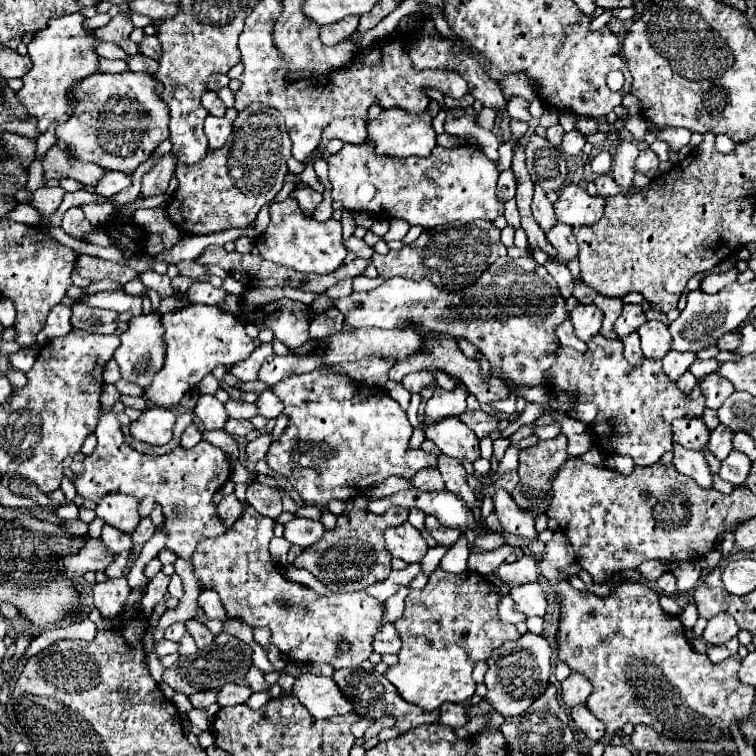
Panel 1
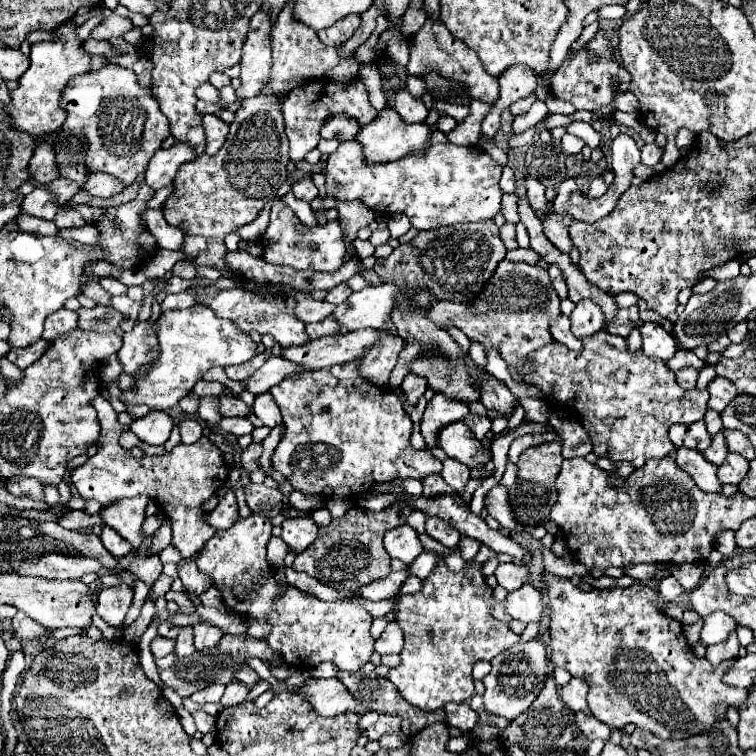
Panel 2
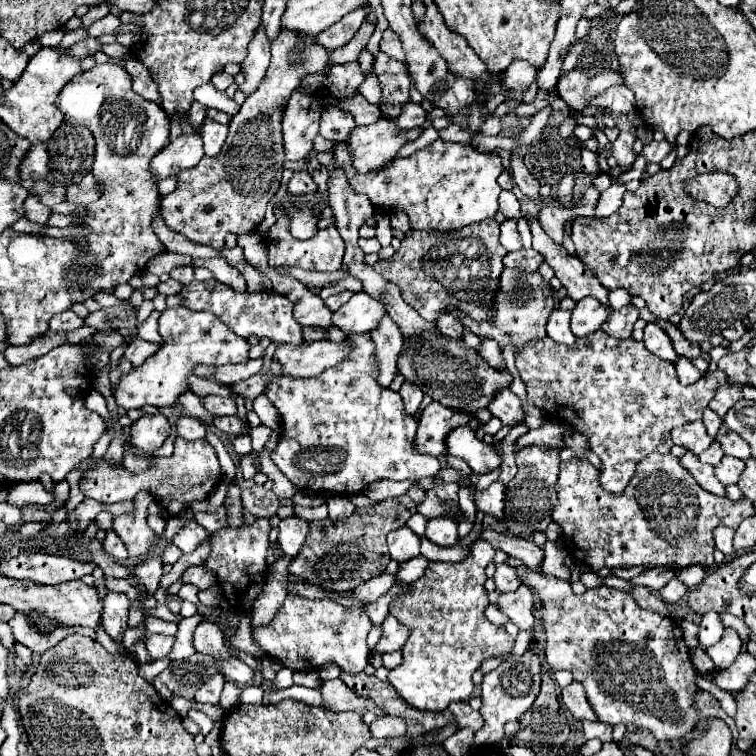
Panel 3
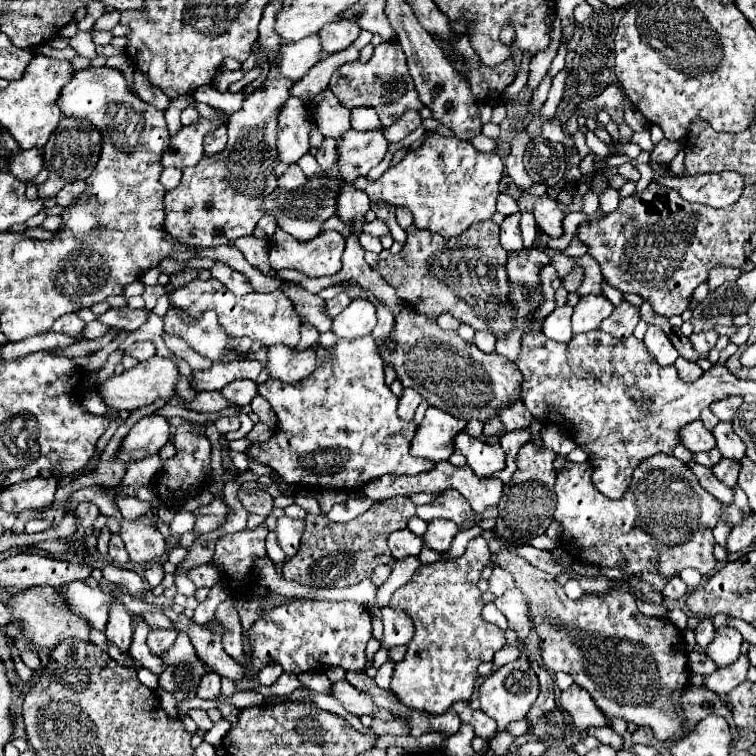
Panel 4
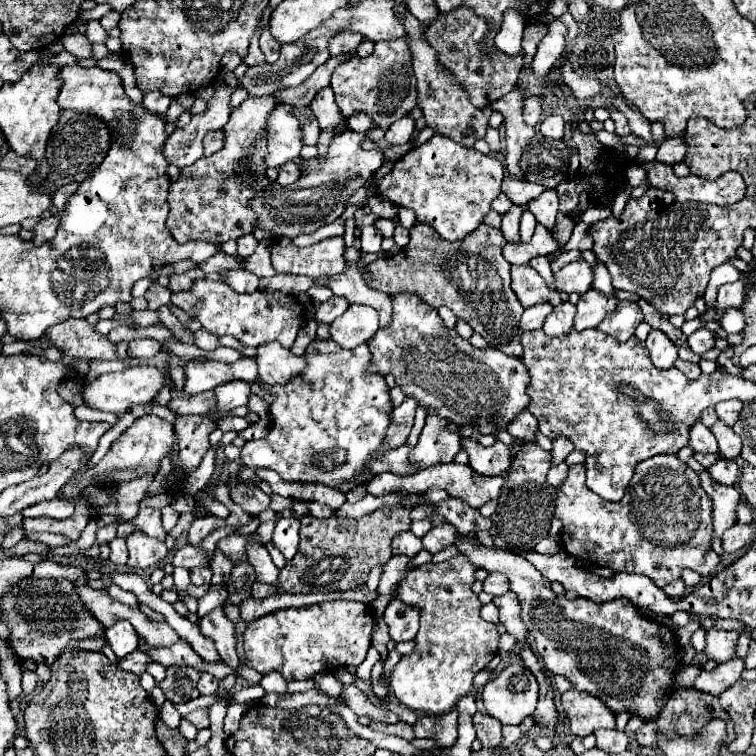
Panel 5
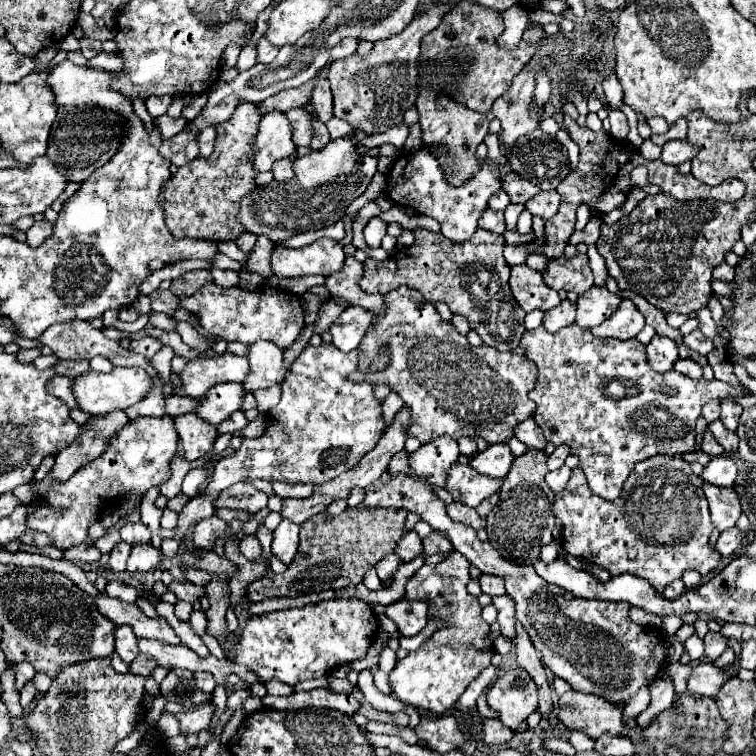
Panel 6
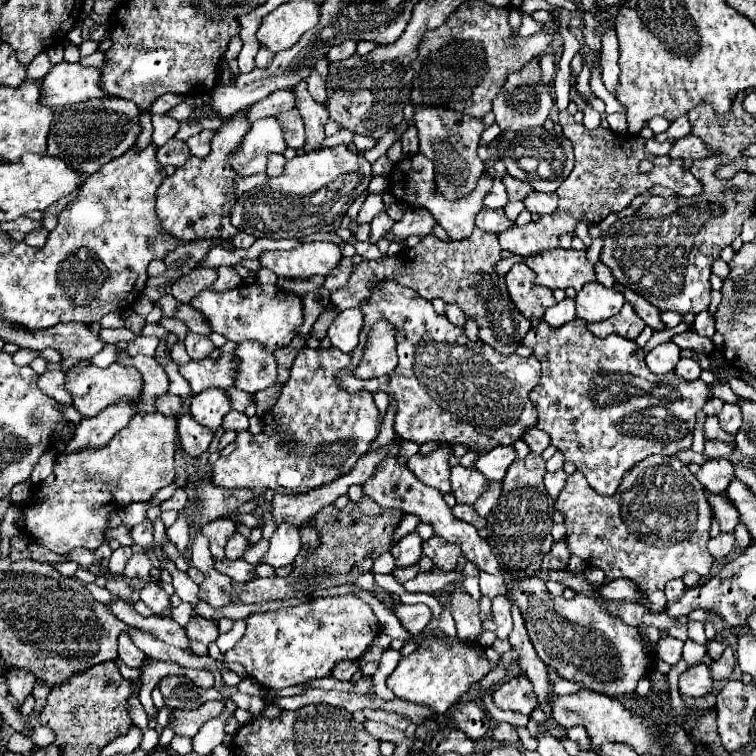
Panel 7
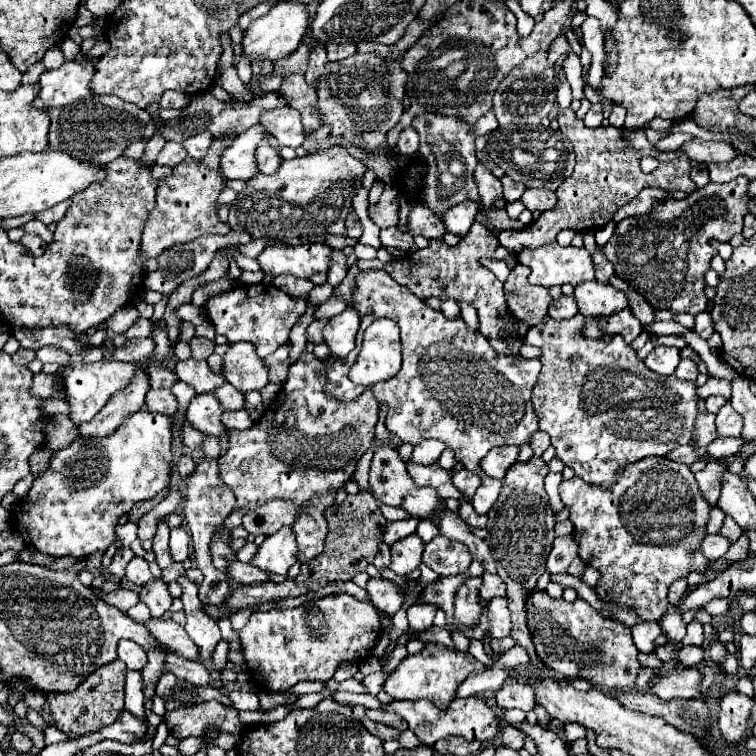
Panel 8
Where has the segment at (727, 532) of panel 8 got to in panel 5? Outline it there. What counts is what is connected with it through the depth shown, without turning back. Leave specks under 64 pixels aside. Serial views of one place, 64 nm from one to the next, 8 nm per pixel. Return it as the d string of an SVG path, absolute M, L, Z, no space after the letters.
M704 470L700 474L702 488L712 500L712 520L714 520L714 532L722 536L728 528L736 524L736 508L740 502L740 492L734 486L724 488L722 484L716 484L708 472Z

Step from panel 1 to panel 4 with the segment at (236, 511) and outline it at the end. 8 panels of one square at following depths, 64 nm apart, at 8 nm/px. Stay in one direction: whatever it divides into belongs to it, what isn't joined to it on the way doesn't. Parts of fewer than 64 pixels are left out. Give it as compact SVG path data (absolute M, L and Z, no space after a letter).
M198 516L192 532L196 532L196 536L200 536L200 534L220 528L222 524L224 524L224 516Z

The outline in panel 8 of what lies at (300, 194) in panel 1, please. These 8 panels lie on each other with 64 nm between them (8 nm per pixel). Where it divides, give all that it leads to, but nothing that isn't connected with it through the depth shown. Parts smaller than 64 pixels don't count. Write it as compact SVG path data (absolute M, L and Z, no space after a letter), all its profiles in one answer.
M260 144L256 148L256 164L258 164L258 170L262 174L276 172L276 166L280 166L278 152L272 146L268 146L268 144Z

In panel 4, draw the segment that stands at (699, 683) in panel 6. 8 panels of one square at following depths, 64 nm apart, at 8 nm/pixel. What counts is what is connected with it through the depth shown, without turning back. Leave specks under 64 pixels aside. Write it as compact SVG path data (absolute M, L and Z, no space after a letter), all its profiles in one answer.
M740 654L740 658L734 664L722 666L716 672L704 676L702 686L716 692L716 694L726 694L732 688L736 688L740 682L746 680L746 672L748 672L750 664L748 664L748 656Z

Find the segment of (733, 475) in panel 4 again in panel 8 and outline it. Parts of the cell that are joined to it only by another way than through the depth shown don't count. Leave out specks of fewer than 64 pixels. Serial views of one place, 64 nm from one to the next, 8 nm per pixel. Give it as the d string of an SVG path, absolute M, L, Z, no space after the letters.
M708 462L708 466L696 474L696 482L698 488L704 496L704 500L710 506L716 506L718 502L718 494L720 494L720 472L724 472L726 466L720 462Z

